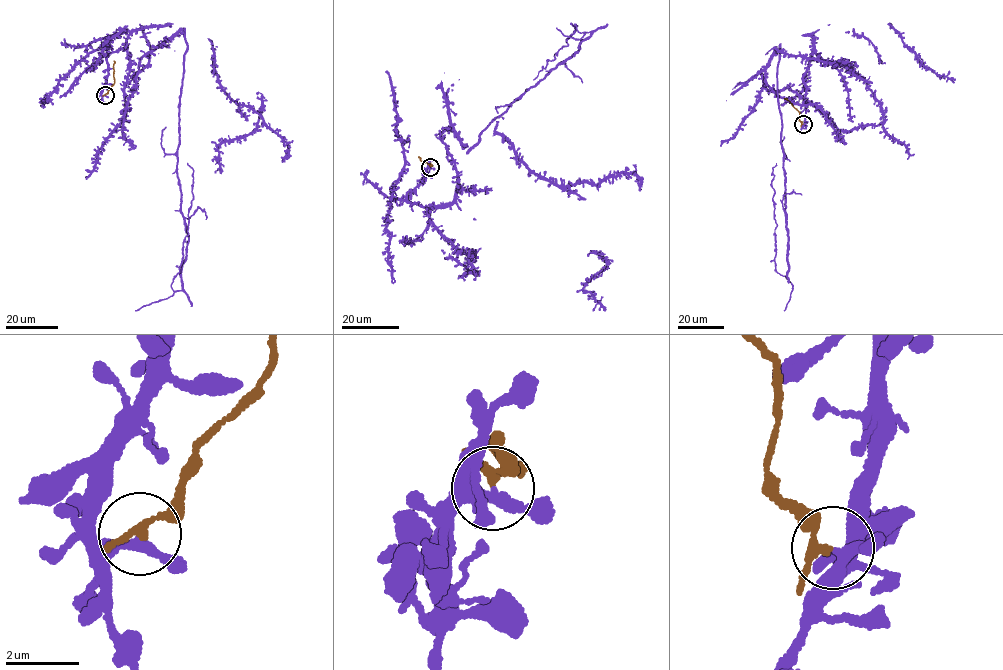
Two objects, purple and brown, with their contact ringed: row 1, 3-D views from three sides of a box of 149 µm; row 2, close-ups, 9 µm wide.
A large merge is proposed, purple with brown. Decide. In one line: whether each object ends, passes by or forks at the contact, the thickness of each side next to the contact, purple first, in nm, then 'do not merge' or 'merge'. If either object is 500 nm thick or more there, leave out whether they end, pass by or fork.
purple passes by; brown passes by; calibres 240 and 160 nm; do not merge

